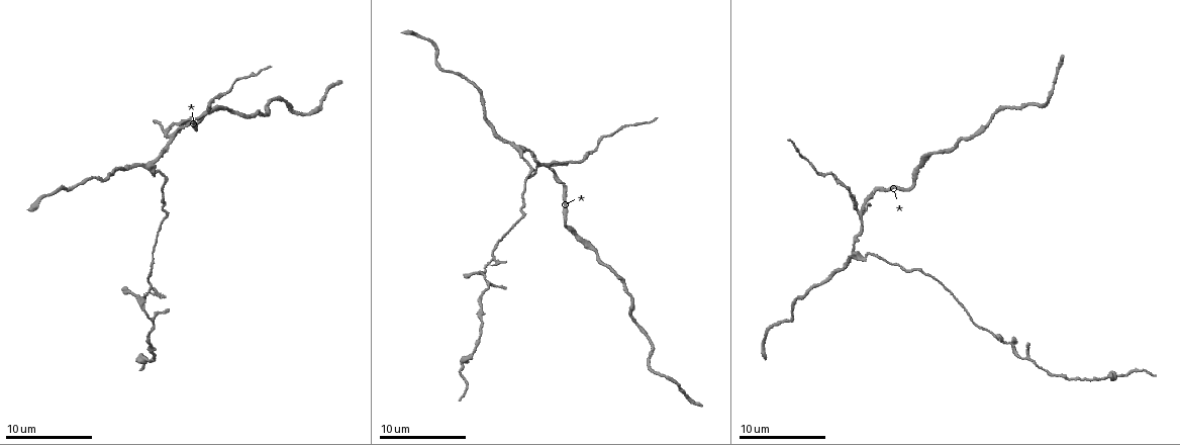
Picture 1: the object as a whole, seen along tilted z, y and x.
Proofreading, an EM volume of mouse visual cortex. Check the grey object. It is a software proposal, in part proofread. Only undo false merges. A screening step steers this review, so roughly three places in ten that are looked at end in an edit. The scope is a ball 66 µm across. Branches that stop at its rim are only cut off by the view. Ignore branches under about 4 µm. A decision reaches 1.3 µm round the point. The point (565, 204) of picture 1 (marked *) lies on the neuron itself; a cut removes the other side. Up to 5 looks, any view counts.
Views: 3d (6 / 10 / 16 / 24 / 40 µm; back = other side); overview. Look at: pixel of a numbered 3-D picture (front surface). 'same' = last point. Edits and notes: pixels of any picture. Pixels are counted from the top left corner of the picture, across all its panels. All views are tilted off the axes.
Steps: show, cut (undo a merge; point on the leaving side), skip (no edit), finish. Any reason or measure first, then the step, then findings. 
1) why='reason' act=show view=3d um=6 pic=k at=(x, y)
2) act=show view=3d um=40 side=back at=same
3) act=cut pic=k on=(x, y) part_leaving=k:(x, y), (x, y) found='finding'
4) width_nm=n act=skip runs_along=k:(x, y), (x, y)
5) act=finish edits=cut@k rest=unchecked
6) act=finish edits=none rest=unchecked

why='a fork' act=show view=3d um=16 pic=1 at=(149, 169)

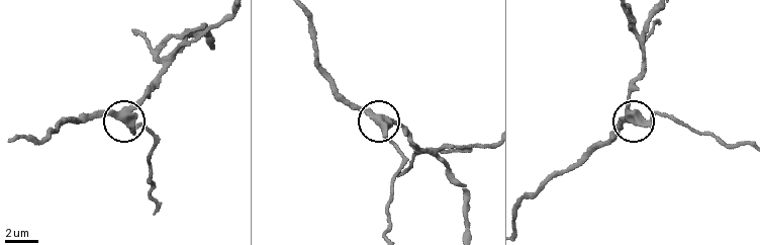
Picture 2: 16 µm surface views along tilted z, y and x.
arms=3 act=cut pic=2 on=(387, 139) part_leaving=2:(125, 116), (156, 143), (150, 156), (155, 203) found='two neurons meet here'

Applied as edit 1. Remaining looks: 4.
why='three-way junction' act=show view=3d um=10 pic=1 at=(170, 140)

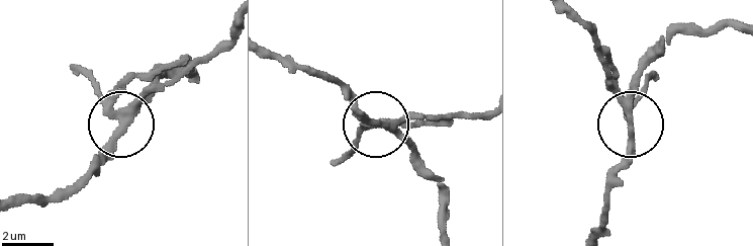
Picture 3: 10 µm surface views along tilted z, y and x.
act=show view=3d um=10 side=back pic=3 at=(630, 122)

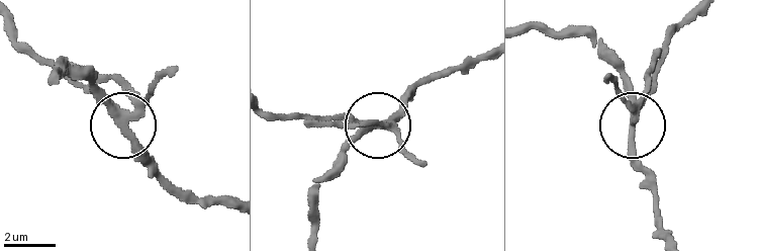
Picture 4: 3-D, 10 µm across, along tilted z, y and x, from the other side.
act=cut pic=4 on=(150, 97) part_leaving=4:(117, 111), (38, 63), (13, 29) found='two neurons meet here'

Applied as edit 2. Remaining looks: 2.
why='thin neck' act=show view=3d um=10 pic=1 at=(793, 312)

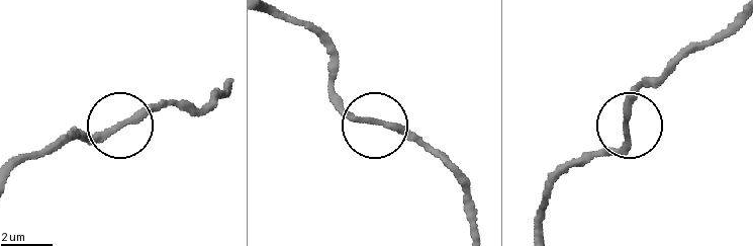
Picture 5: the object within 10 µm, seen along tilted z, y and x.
act=skip found='all the same neuron'

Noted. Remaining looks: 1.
act=finish edits=cut@2,cut@4 rest=unchecked

